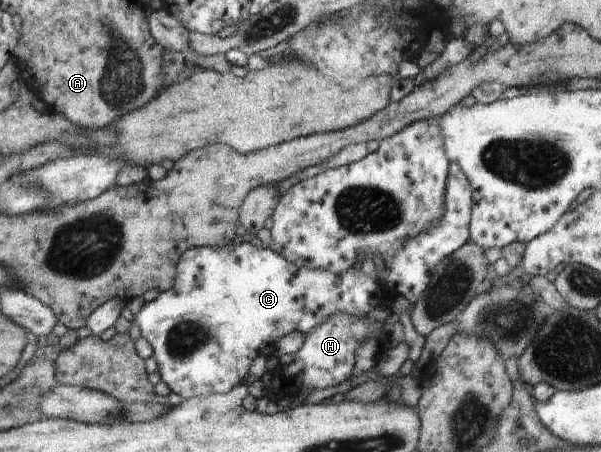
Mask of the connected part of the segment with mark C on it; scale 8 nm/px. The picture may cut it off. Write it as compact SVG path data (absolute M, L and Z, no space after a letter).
M458 162L449 163L445 188L447 194L444 198L444 212L437 226L405 241L391 255L391 260L384 264L383 269L376 268L369 276L362 271L355 274L352 269L334 275L328 270L295 266L281 253L253 246L247 241L239 245L229 243L222 247L187 250L181 256L179 266L176 266L179 272L172 288L160 292L156 299L145 303L131 321L139 324L141 337L151 344L161 380L171 392L185 399L226 393L243 383L251 362L259 356L259 346L269 348L277 345L289 333L297 331L308 335L340 313L350 314L351 318L367 317L372 308L379 306L384 299L388 302L394 295L403 296L411 306L414 305L429 286L437 264L471 240L473 186Z

